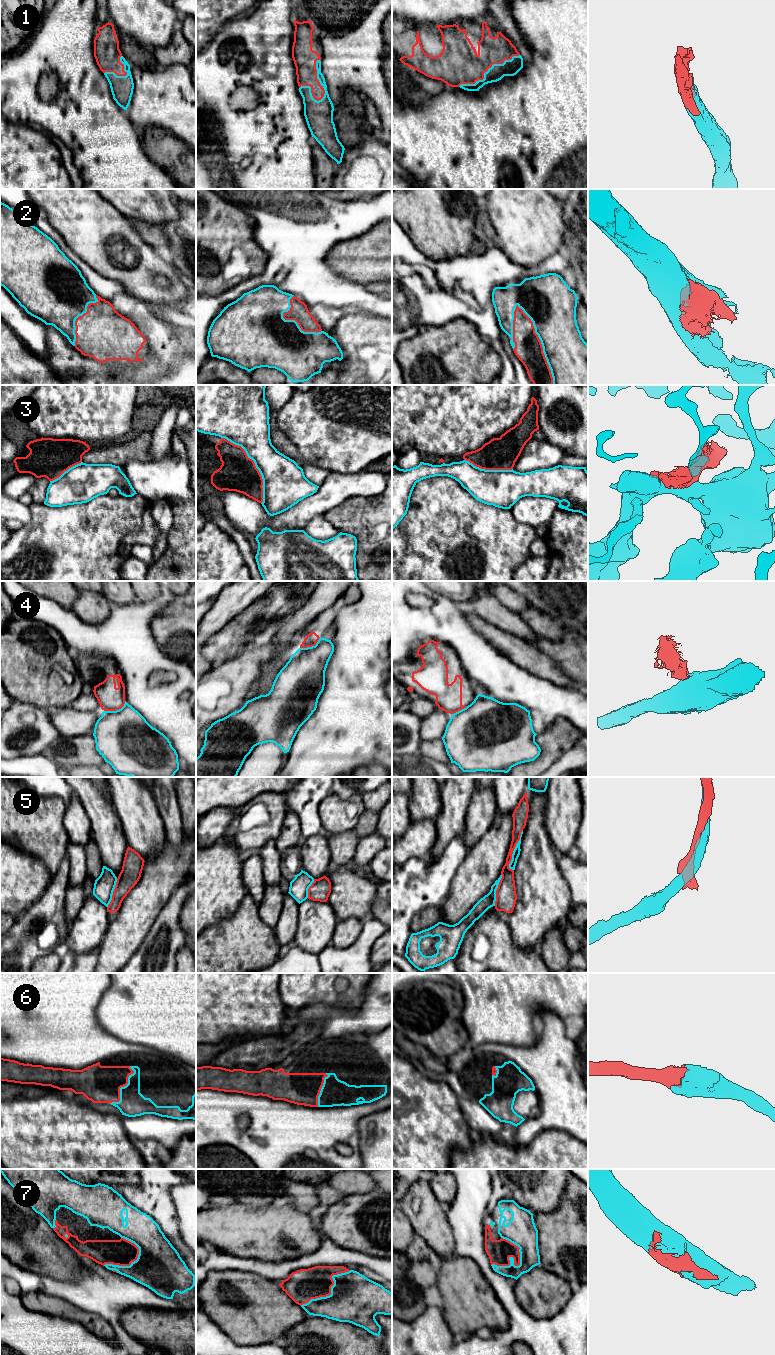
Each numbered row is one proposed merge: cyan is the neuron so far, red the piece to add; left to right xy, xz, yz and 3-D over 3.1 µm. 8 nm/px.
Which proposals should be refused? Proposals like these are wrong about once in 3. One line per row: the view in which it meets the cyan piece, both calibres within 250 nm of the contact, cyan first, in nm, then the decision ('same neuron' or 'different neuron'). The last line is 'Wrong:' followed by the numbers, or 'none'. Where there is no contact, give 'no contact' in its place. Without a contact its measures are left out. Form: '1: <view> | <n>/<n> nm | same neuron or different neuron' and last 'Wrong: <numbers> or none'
1: yz | 130/340 nm | same neuron
2: yz | 360/220 nm | same neuron
3: xz | 320/300 nm | different neuron
4: xy | 460/200 nm | different neuron
5: yz | 60/110 nm | different neuron
6: xy | 220/300 nm | same neuron
7: yz | 240/190 nm | same neuron
Wrong: 3, 4, 5

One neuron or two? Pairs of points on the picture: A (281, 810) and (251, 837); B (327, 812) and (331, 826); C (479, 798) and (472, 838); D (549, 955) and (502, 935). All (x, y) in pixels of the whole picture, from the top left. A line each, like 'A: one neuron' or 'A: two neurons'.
A: one neuron
B: one neuron
C: one neuron
D: two neurons

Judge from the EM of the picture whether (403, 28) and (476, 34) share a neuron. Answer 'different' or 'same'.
same

